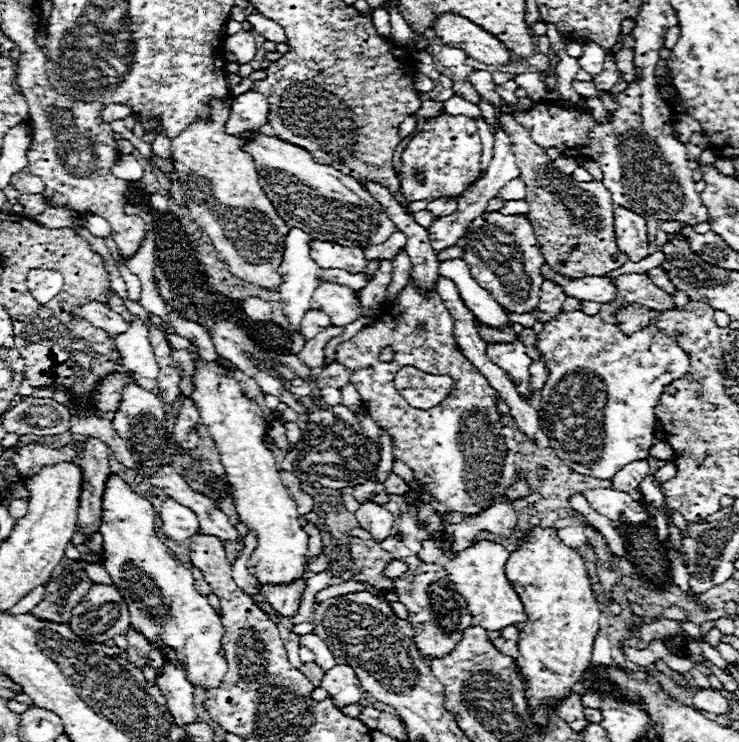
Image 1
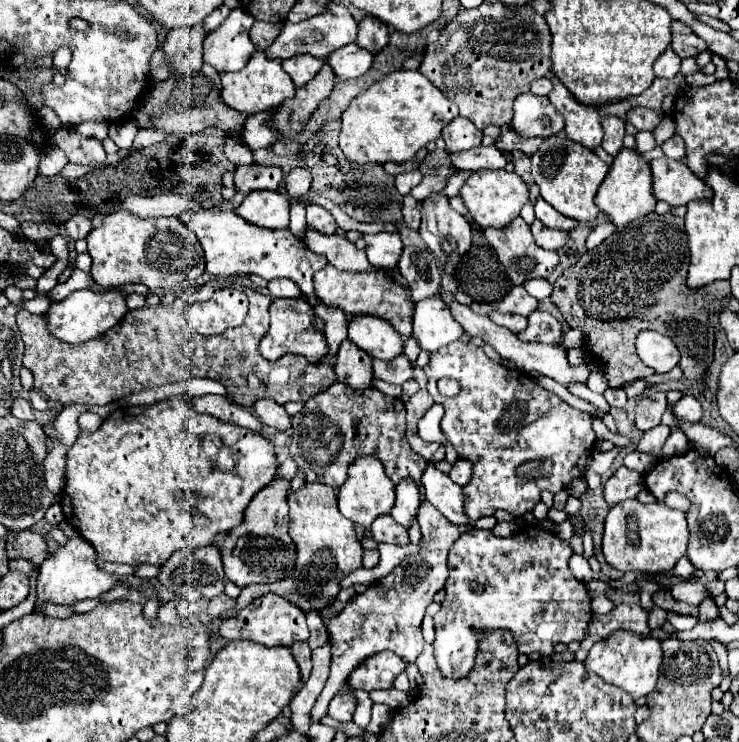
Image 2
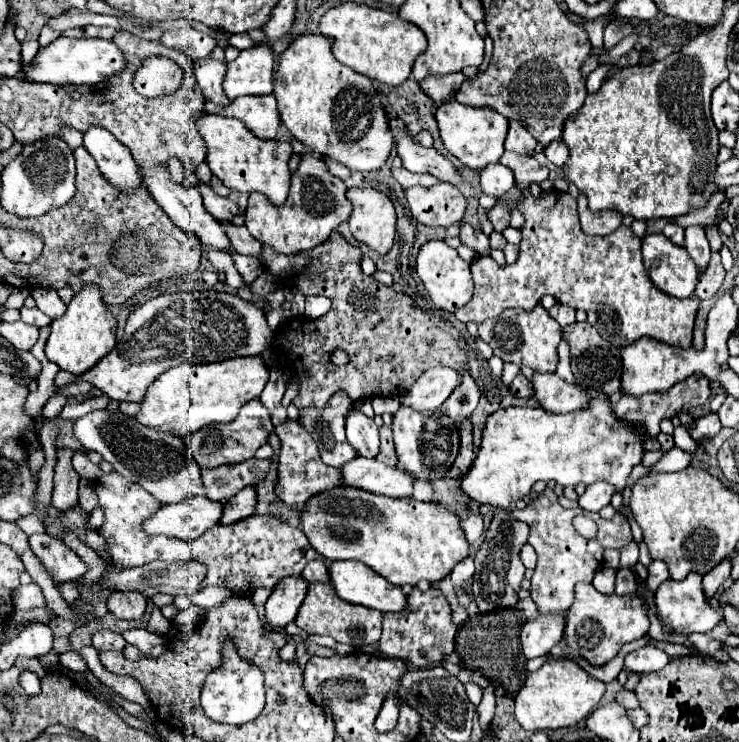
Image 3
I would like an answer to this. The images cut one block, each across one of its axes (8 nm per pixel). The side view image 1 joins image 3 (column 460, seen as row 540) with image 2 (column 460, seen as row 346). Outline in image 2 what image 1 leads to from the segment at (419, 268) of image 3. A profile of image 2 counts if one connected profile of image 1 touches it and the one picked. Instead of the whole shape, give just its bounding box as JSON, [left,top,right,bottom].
[460,170,528,228]

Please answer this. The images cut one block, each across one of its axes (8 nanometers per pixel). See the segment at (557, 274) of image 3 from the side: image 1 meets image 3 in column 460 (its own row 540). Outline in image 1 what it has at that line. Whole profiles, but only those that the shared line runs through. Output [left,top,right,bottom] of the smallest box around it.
[306,524,322,558]

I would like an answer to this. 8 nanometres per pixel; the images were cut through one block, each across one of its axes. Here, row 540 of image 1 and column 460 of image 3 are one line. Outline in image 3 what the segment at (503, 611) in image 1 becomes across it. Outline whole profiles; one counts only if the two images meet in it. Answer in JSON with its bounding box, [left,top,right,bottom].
[458,390,644,510]

